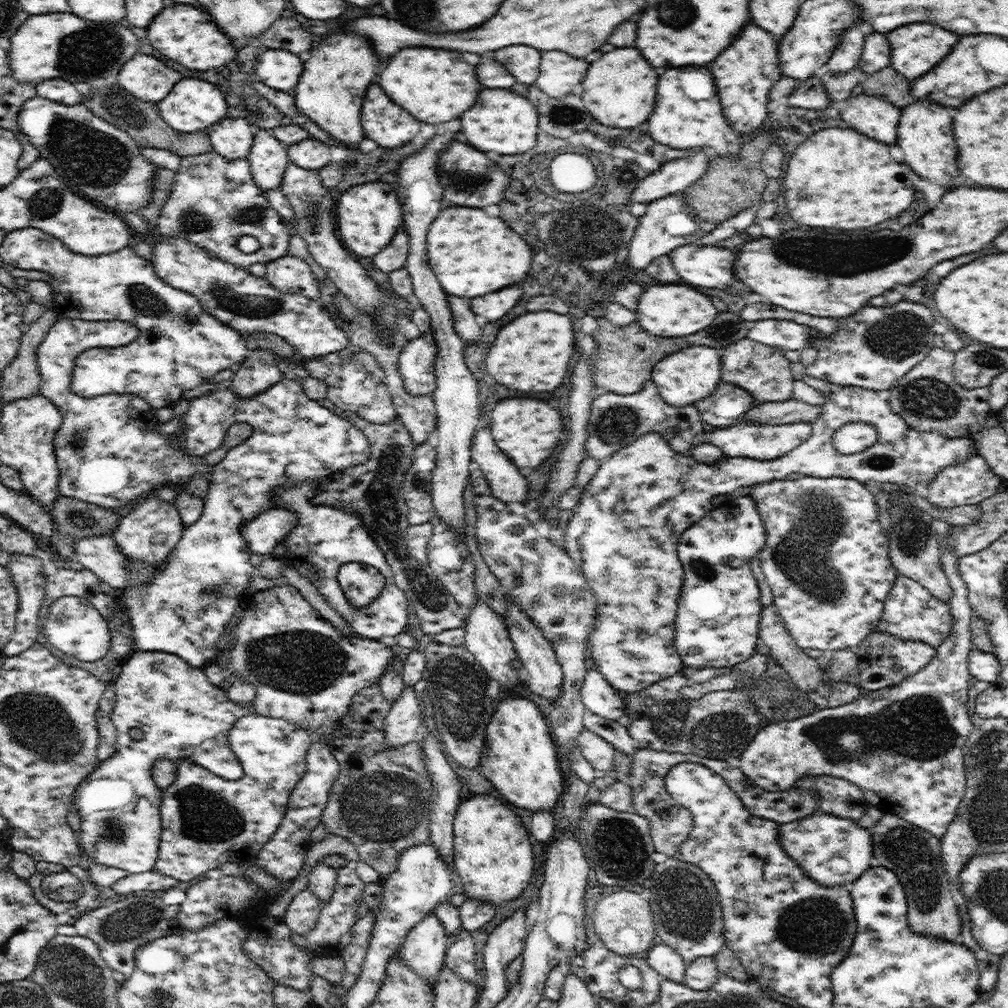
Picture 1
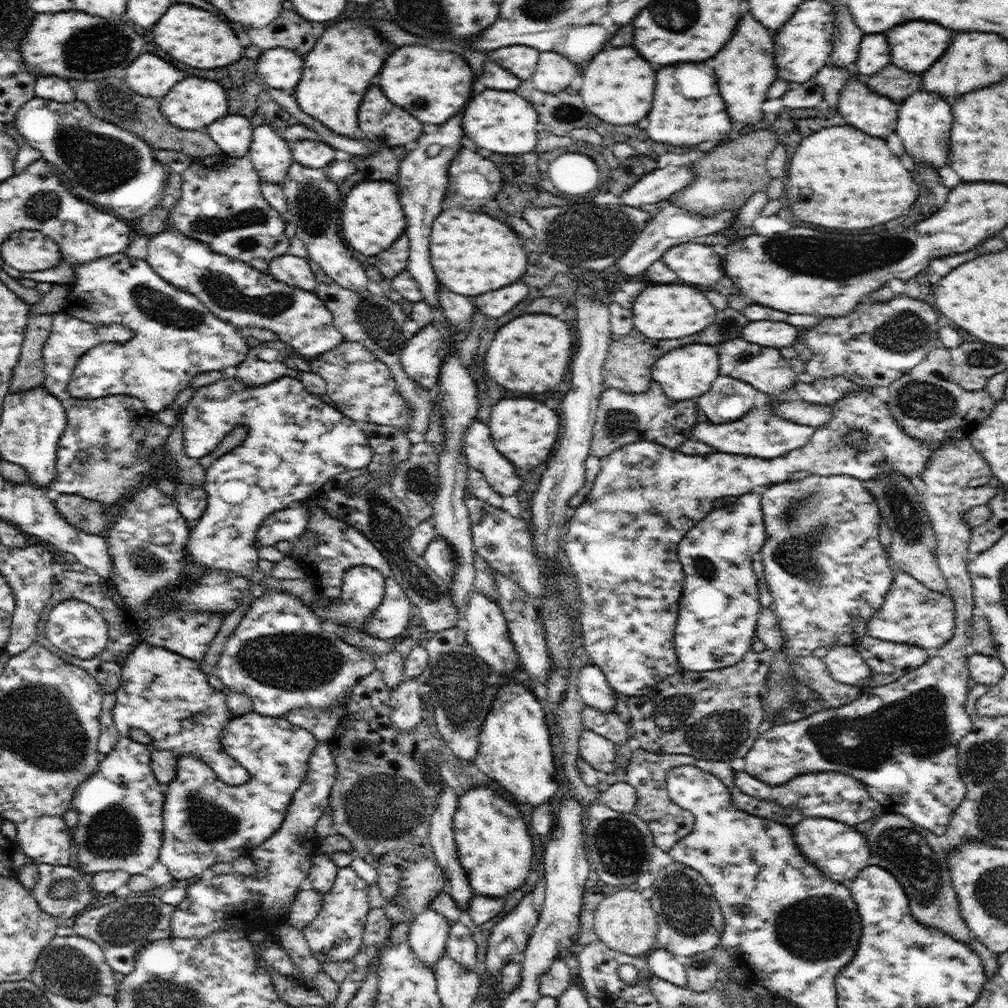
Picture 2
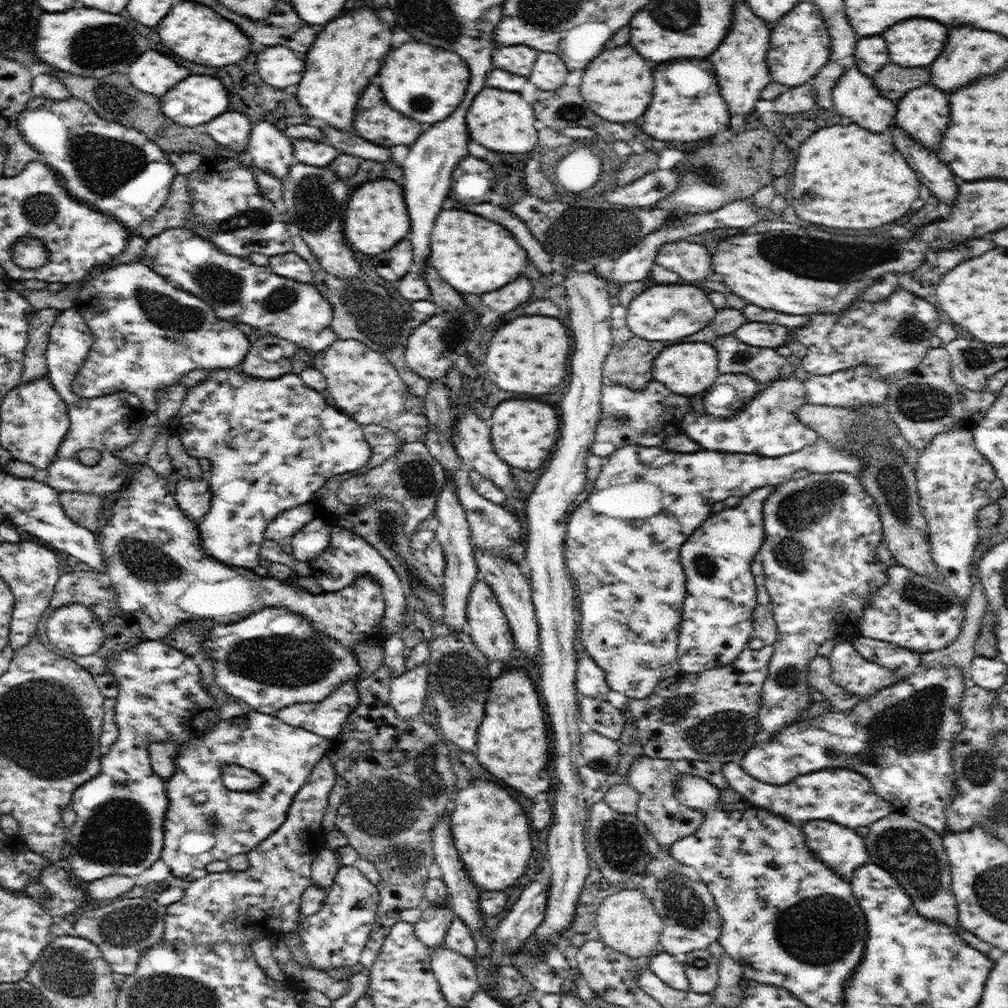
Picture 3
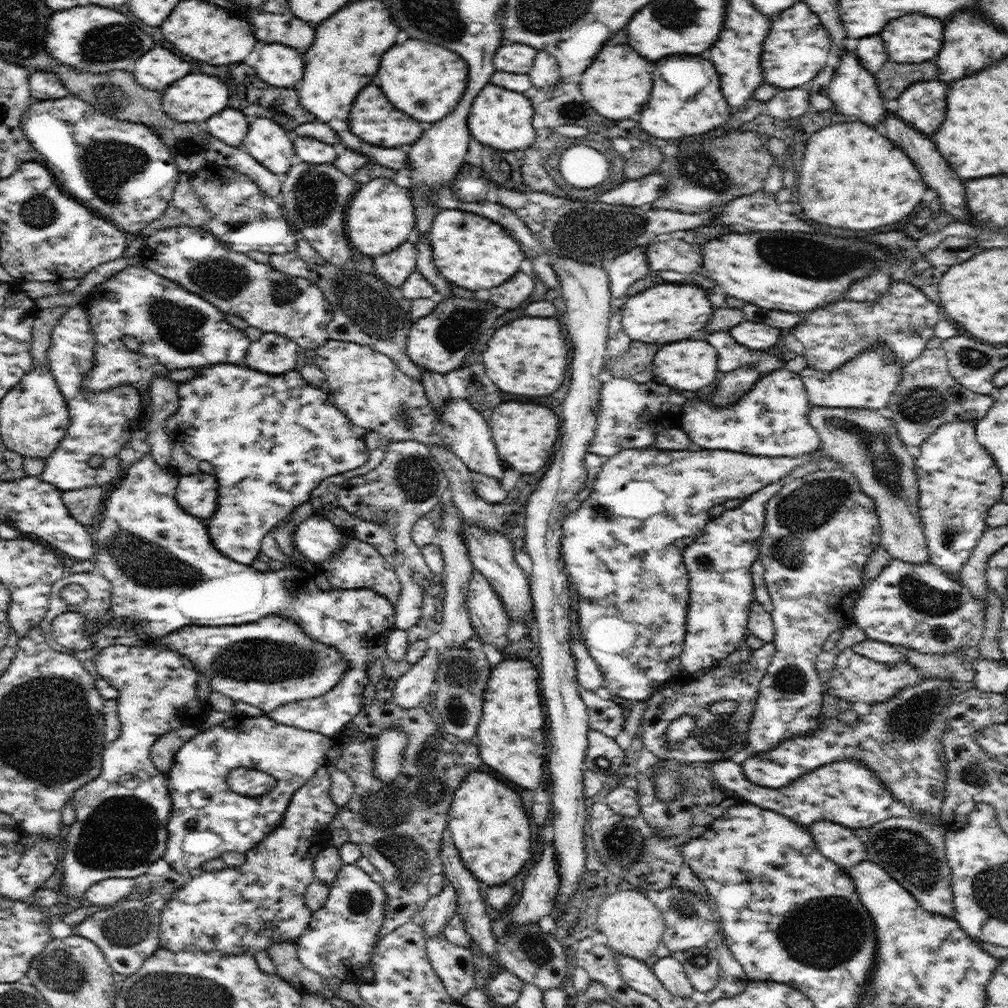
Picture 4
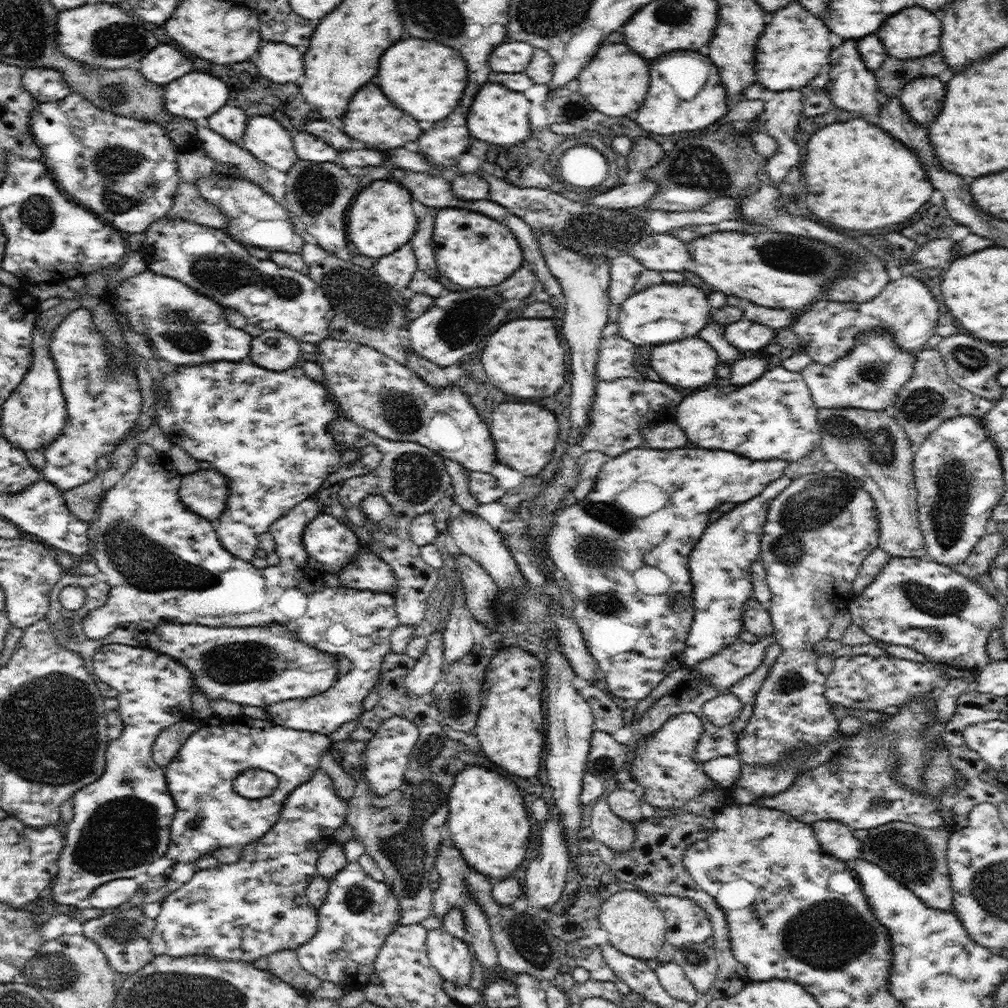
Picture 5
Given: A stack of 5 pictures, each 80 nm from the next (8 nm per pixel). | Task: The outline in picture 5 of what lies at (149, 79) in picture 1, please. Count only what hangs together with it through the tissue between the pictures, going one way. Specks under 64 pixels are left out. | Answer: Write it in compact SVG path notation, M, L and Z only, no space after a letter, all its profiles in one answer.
M158 44L137 67L149 81L166 86L188 74L192 70L192 60L170 44Z

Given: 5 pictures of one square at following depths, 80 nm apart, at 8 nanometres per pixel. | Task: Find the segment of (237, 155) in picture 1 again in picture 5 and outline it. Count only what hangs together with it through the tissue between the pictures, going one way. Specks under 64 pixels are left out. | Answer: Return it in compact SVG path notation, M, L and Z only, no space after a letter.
M227 104L222 106L216 114L212 114L208 122L211 130L224 136L228 142L236 143L243 139L248 119L242 108Z

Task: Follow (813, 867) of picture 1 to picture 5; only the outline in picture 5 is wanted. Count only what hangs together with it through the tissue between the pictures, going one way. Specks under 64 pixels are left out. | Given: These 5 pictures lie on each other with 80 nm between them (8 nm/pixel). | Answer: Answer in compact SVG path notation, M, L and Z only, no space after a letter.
M816 821L811 824L815 837L830 857L851 865L862 855L862 840L856 838L851 828L838 821Z

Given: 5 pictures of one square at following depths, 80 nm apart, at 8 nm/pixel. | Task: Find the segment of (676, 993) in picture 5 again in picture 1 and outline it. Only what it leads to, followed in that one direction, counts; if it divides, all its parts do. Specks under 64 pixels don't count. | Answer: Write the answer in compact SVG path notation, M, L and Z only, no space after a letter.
M656 941L648 951L647 963L668 981L685 982L685 962L675 948Z

